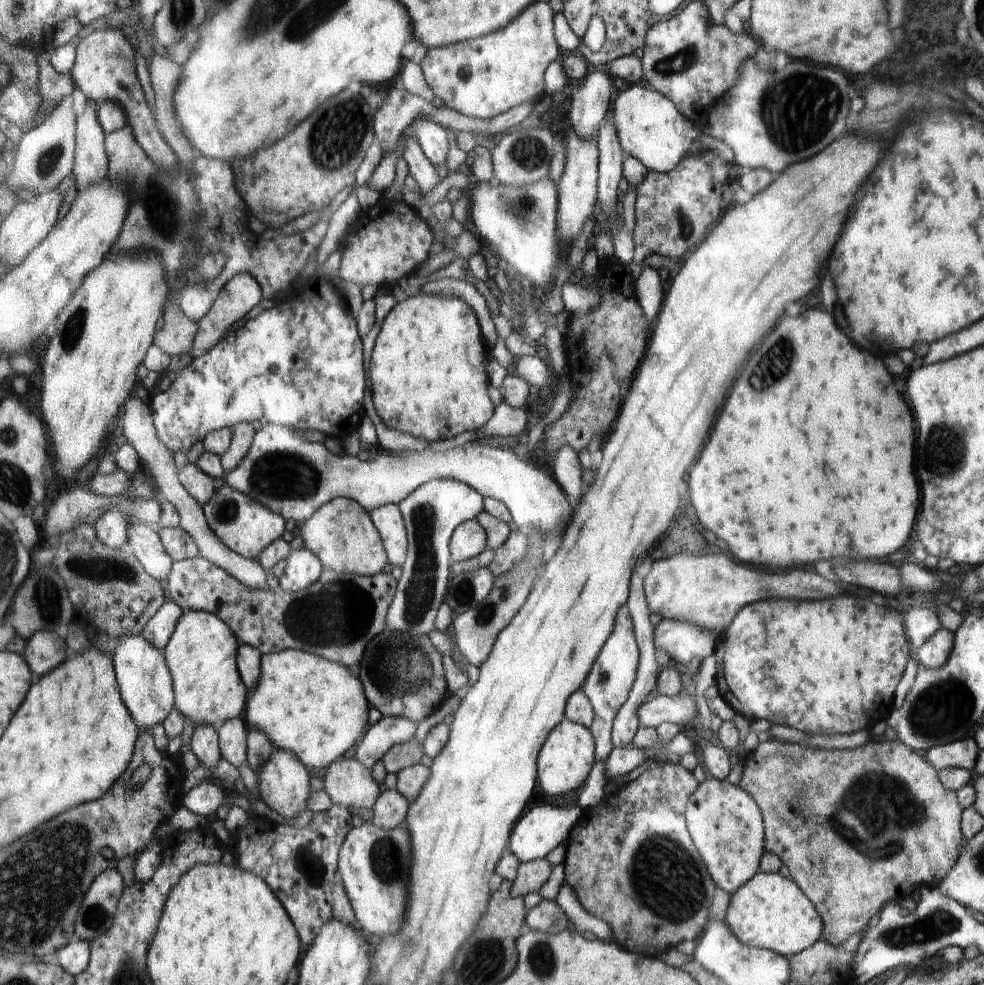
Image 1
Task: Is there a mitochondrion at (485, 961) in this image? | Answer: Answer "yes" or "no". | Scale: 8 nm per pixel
yes

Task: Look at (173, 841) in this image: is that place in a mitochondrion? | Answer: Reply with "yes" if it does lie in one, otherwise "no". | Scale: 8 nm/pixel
no

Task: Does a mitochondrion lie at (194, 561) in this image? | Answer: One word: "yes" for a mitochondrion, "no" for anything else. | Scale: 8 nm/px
no

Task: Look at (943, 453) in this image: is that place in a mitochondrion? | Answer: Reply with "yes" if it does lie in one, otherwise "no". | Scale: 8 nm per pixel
yes

